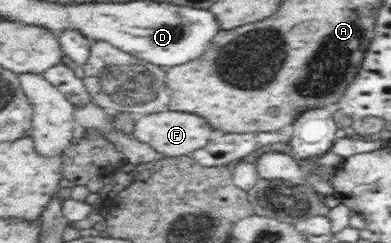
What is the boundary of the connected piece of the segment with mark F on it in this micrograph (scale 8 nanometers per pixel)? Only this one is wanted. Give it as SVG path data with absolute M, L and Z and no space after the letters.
M163 111L141 116L134 124L133 135L140 142L149 144L154 150L169 158L187 158L197 150L203 149L220 130L212 129L203 116L187 112Z

